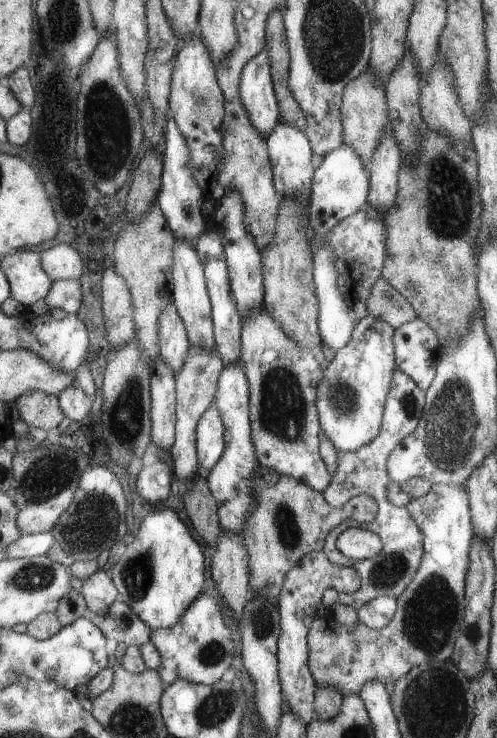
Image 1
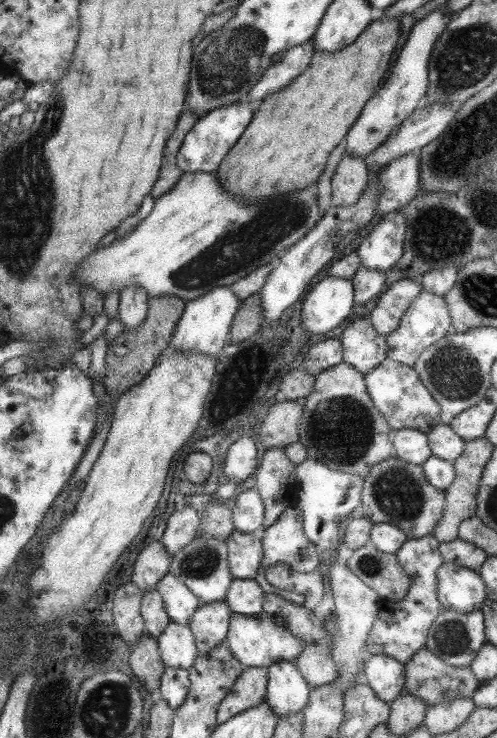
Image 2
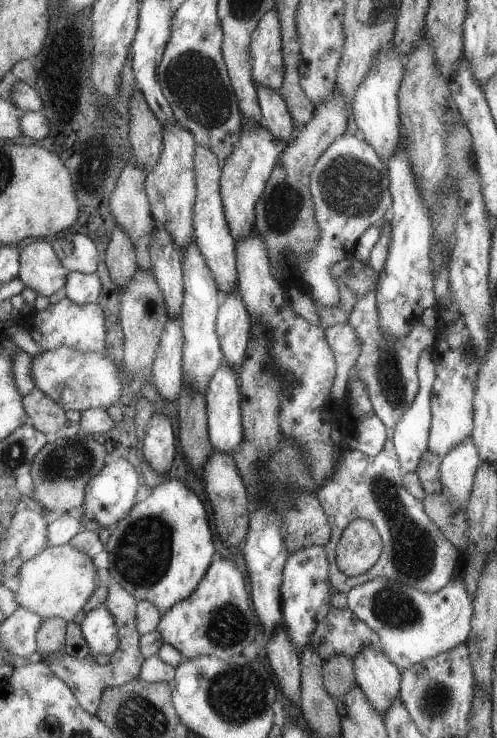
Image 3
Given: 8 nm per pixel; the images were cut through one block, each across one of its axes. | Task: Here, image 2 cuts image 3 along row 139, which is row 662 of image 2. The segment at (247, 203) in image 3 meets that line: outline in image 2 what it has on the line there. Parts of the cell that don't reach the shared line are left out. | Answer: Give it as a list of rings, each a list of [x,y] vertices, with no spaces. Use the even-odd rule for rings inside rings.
[[[265,612],[253,614],[253,616],[231,614],[231,624],[229,624],[225,644],[235,654],[235,660],[243,664],[243,668],[269,668],[281,660],[295,662],[305,648],[305,642],[301,638],[293,636],[285,626],[279,626],[277,622],[273,622]]]

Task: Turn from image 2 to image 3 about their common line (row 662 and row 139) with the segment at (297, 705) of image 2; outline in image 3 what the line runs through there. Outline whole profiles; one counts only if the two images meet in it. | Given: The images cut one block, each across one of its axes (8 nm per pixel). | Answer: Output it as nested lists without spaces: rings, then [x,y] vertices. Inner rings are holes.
[[[259,86],[257,88],[257,96],[259,96],[259,108],[261,108],[261,116],[263,116],[263,126],[271,132],[271,136],[279,142],[291,144],[295,140],[295,132],[293,132],[293,120],[291,120],[291,112],[287,110],[287,102],[283,102],[281,94],[277,90]]]

